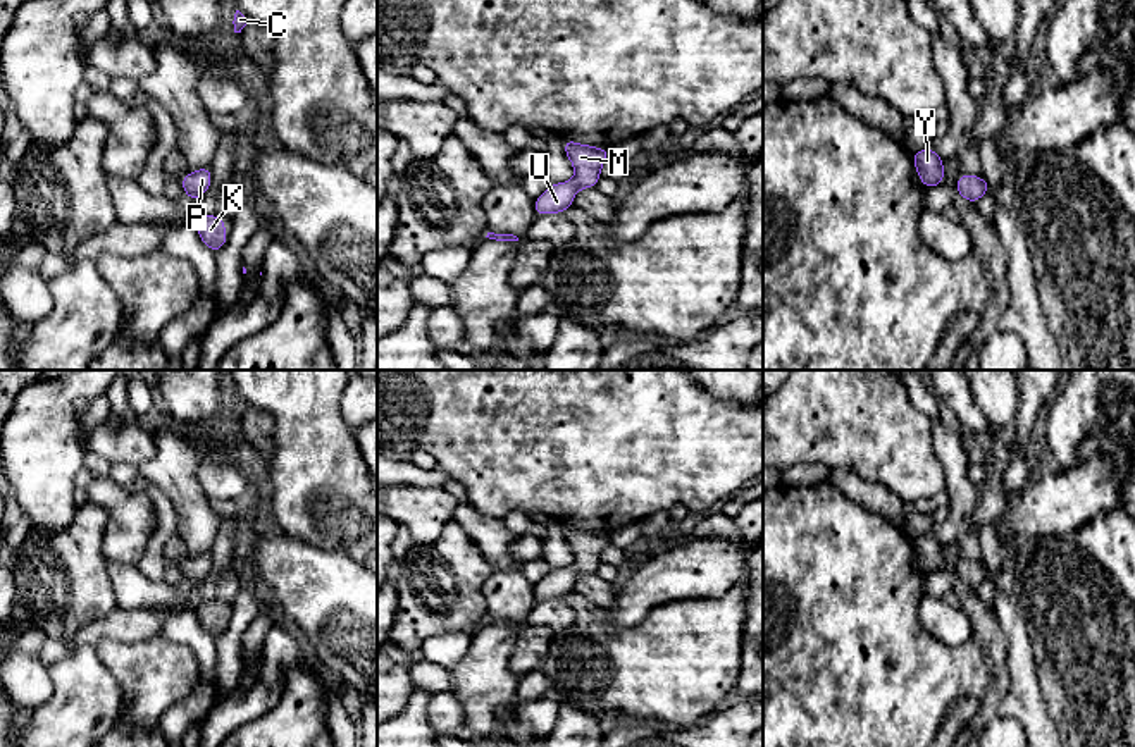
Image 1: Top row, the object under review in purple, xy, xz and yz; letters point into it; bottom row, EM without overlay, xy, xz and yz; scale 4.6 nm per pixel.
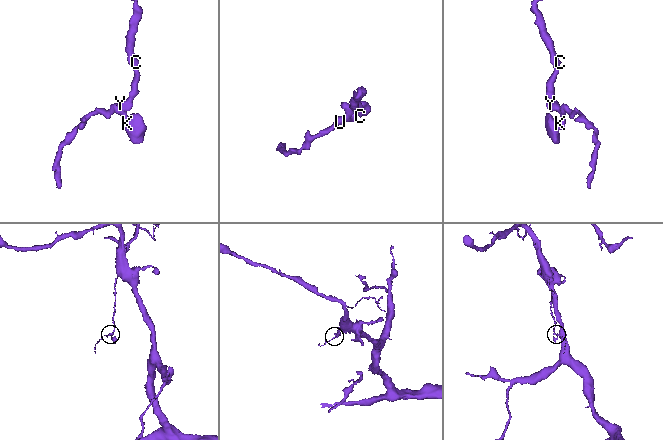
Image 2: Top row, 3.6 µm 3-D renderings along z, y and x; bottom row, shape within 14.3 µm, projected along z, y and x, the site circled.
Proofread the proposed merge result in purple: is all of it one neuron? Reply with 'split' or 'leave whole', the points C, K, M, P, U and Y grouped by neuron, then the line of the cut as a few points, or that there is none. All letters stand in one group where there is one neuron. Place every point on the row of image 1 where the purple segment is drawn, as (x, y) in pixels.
leave whole | C K M P U Y | no cut

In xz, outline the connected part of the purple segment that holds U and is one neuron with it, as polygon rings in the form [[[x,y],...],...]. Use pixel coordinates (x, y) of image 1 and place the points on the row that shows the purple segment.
[[[563,138],[563,150],[575,169],[575,176],[568,182],[553,182],[534,200],[534,215],[563,213],[574,207],[574,196],[579,189],[596,188],[601,177],[601,167],[610,158],[610,148],[596,148],[580,145]]]

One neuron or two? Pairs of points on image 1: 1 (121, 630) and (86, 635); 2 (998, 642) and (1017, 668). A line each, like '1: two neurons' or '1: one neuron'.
1: one neuron
2: two neurons

